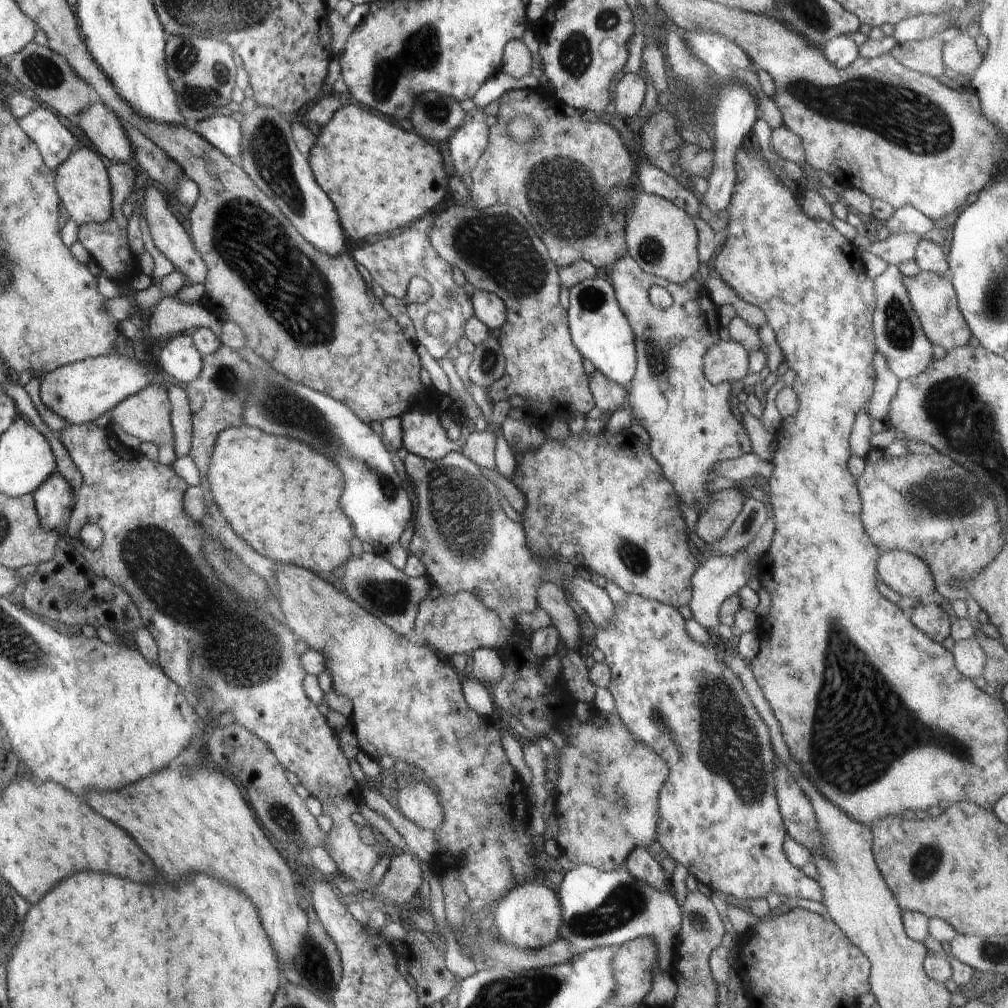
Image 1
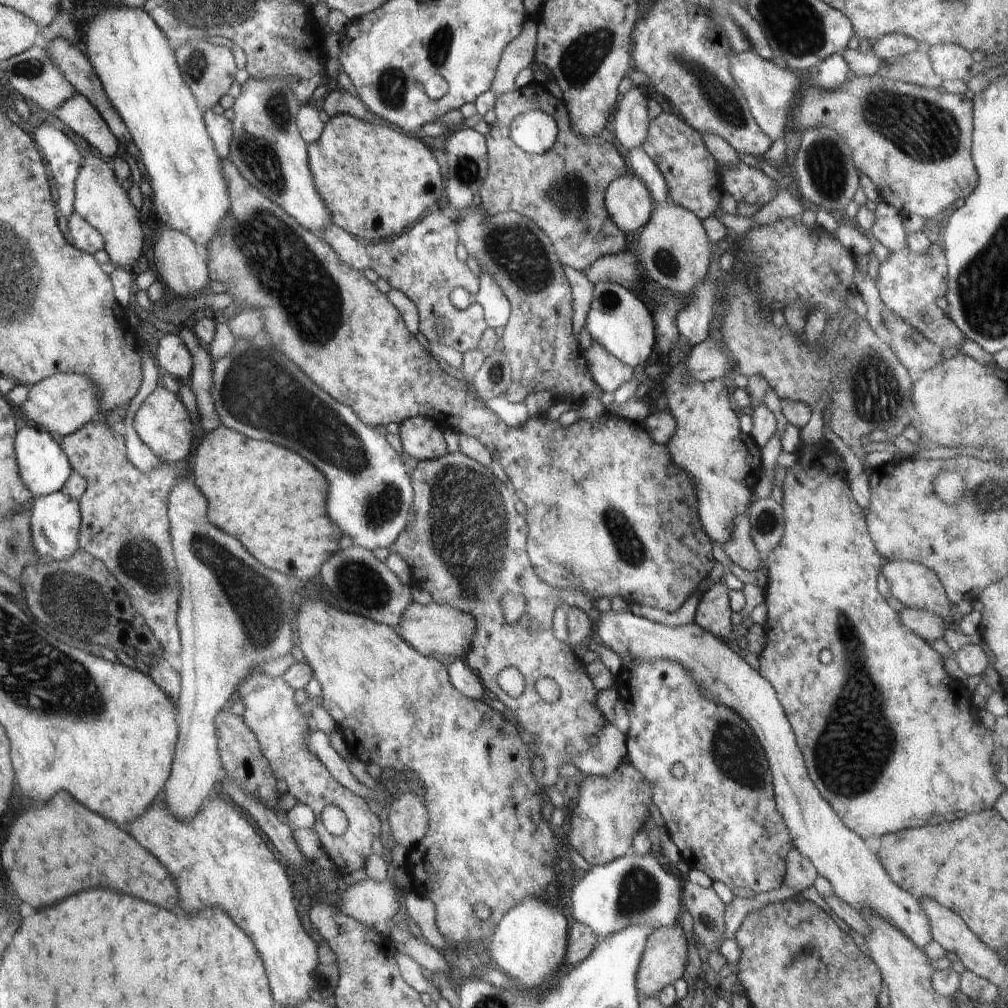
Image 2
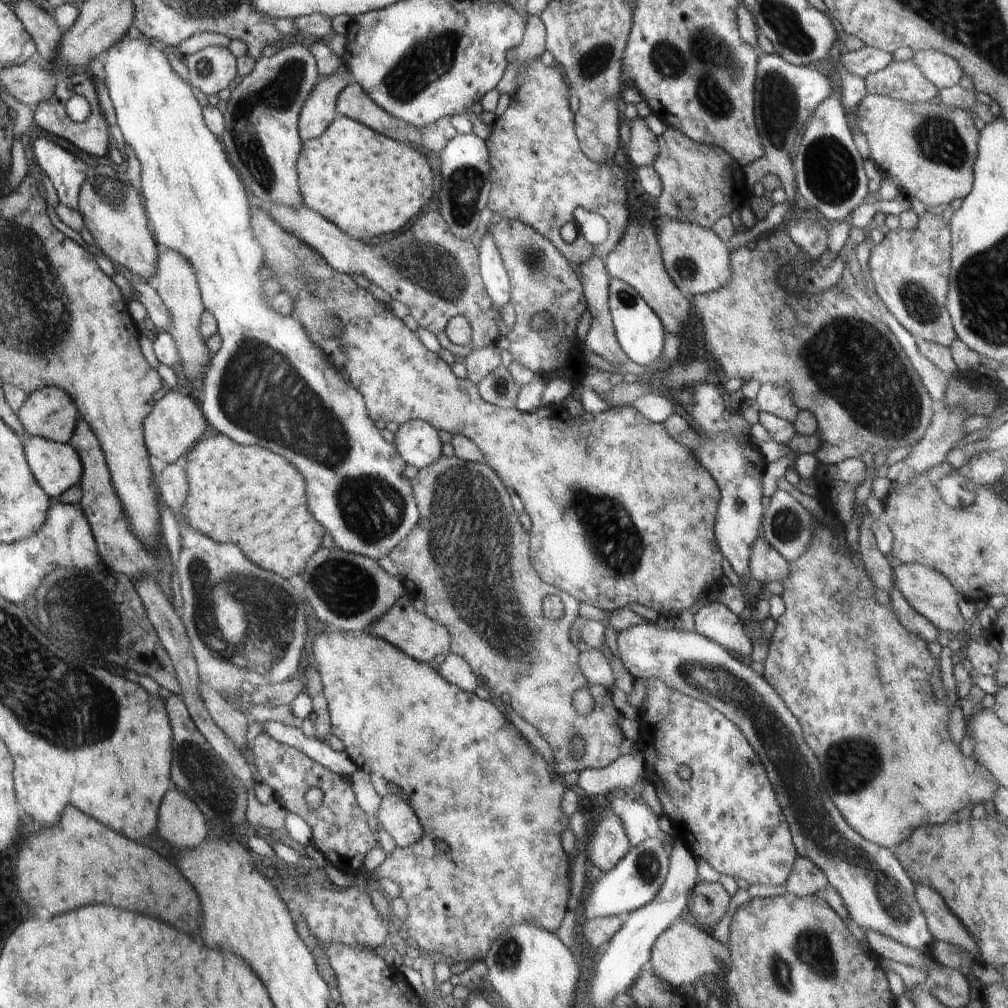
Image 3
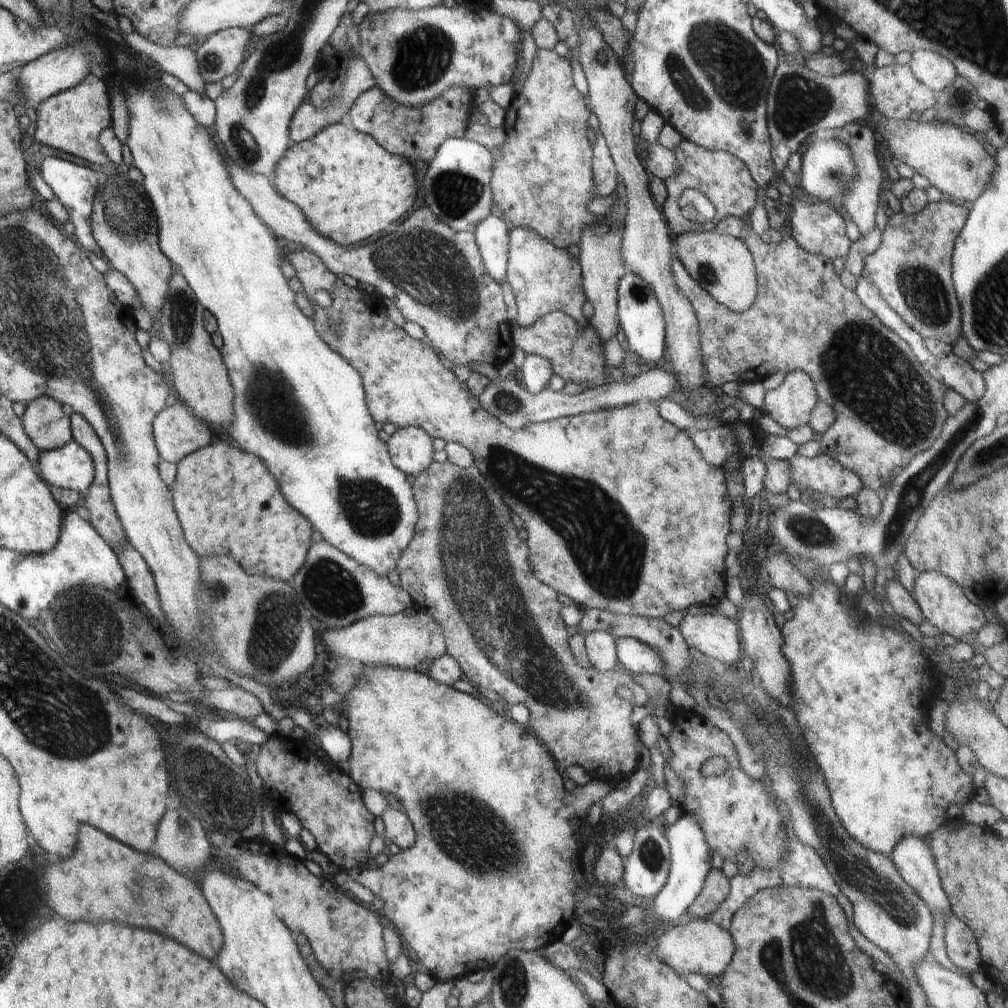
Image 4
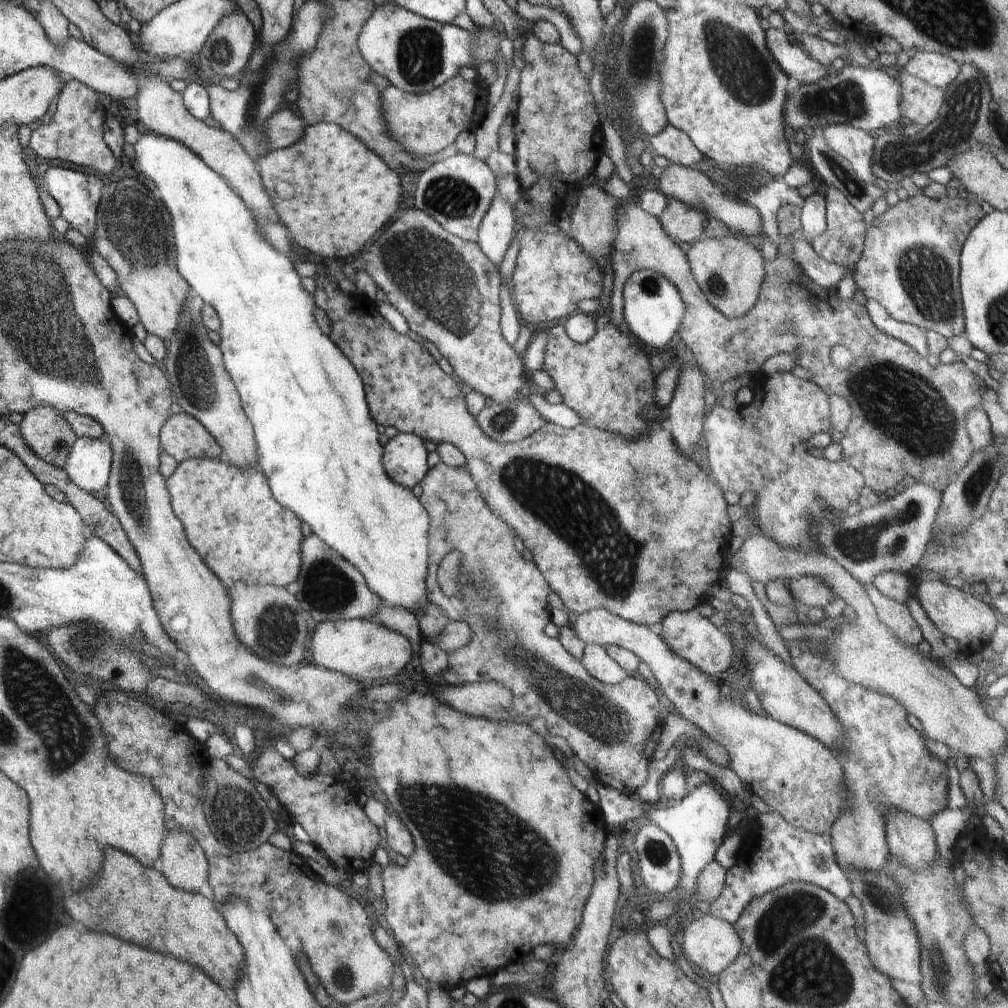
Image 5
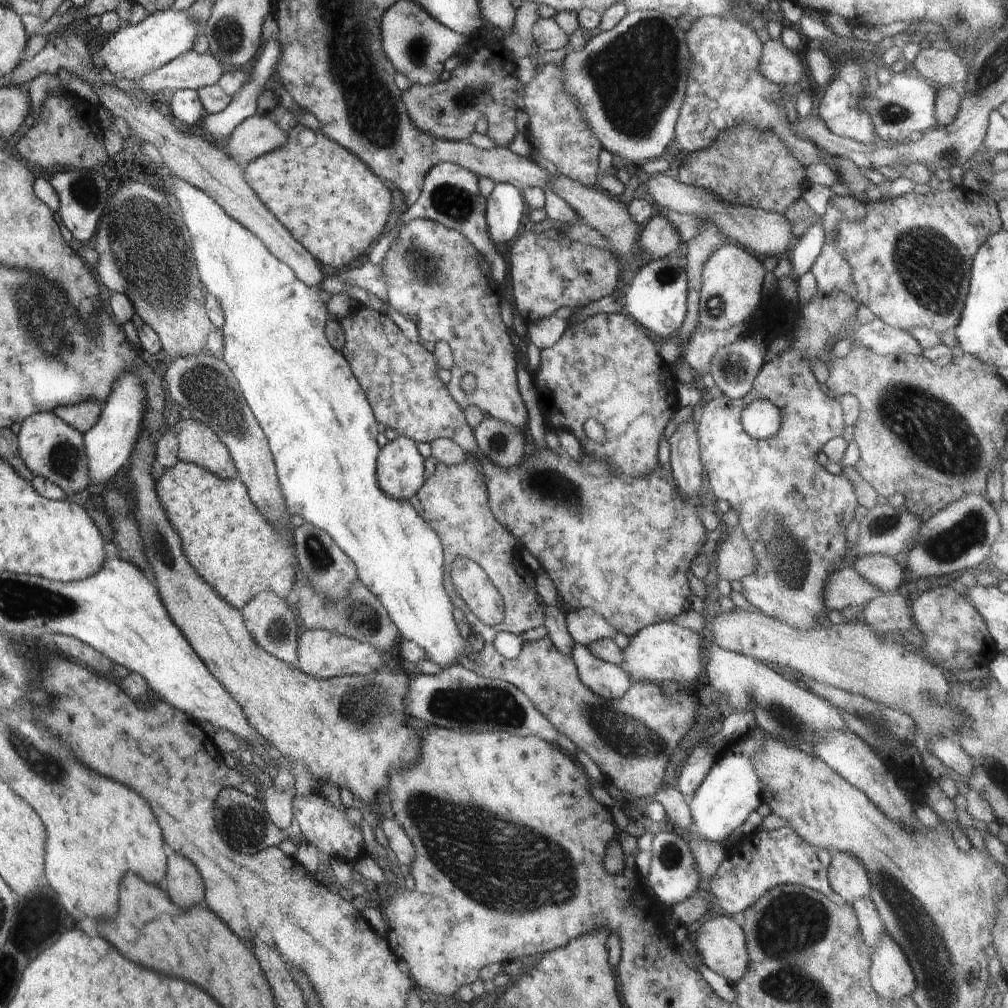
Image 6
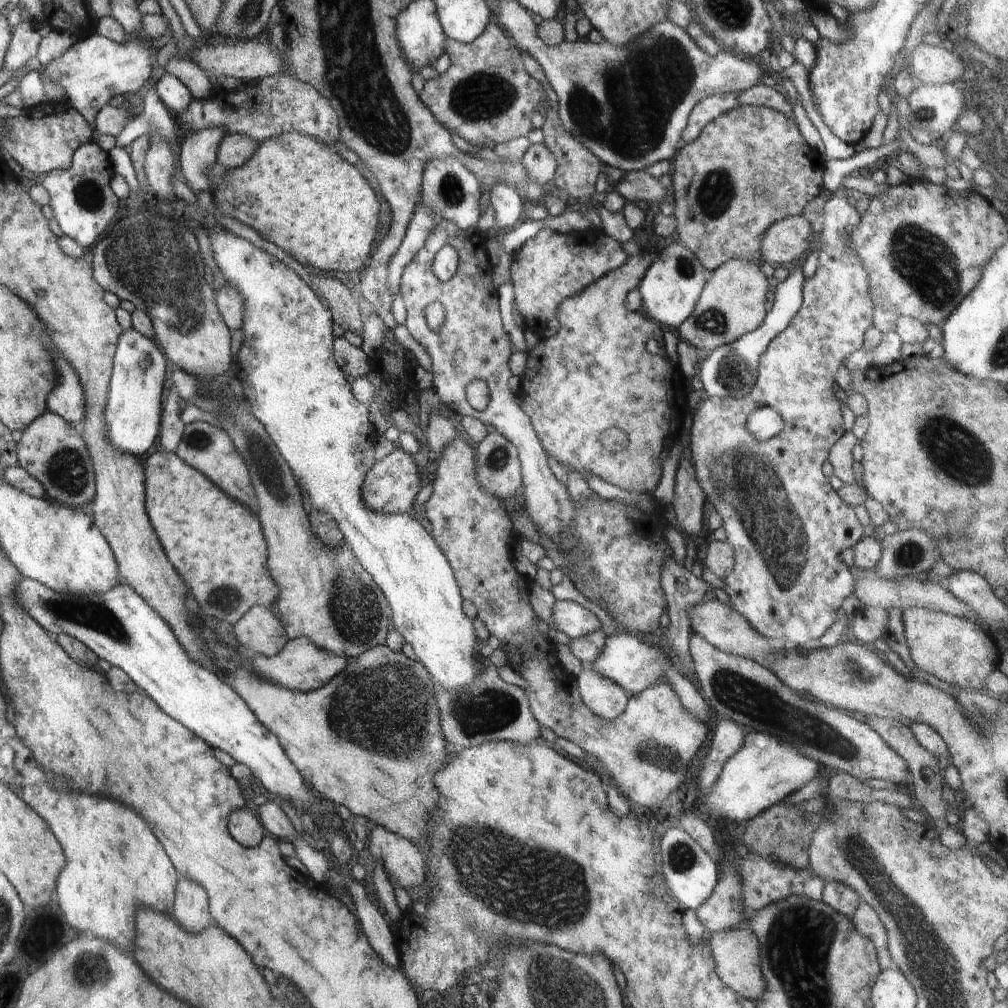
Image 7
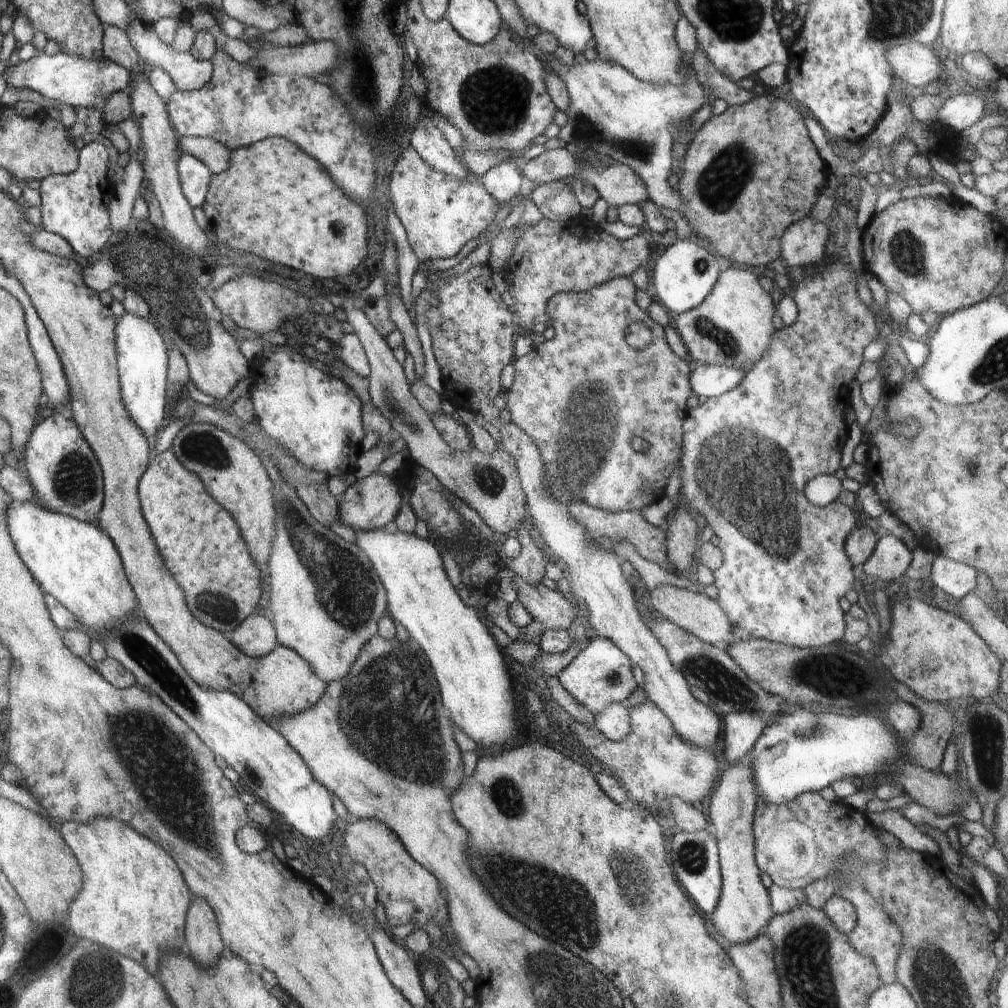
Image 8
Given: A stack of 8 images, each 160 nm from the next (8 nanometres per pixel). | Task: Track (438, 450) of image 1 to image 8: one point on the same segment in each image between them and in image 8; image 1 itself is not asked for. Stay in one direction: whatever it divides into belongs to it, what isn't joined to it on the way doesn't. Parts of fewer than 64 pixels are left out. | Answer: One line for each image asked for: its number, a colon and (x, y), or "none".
2: (422, 438)
3: (418, 443)
4: (410, 449)
5: (404, 458)
6: (400, 468)
7: (391, 485)
8: (371, 503)

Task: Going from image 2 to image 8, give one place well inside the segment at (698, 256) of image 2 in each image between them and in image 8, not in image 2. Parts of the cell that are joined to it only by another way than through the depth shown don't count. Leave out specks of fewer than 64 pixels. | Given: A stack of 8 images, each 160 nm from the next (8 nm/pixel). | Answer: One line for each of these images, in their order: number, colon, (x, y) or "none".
3: (698, 261)
4: (721, 264)
5: (729, 270)
6: (732, 279)
7: (731, 304)
8: (733, 326)

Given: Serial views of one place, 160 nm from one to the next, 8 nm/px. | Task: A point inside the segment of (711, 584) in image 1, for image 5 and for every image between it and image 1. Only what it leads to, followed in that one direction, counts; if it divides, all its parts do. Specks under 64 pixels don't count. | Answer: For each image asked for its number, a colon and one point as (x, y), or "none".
2: (713, 614)
3: (714, 621)
4: (717, 637)
5: (693, 638)

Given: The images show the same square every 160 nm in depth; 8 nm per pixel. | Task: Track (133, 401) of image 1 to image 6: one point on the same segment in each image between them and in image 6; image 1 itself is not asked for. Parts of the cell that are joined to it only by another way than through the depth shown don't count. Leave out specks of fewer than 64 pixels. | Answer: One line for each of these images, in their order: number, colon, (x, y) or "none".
2: (162, 422)
3: (175, 425)
4: (178, 432)
5: (183, 437)
6: (198, 444)

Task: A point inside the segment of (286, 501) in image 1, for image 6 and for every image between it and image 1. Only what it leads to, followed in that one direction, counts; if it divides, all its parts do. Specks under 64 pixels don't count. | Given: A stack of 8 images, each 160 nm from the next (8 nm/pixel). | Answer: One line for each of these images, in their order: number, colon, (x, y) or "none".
2: (277, 509)
3: (246, 495)
4: (218, 517)
5: (210, 496)
6: (231, 544)

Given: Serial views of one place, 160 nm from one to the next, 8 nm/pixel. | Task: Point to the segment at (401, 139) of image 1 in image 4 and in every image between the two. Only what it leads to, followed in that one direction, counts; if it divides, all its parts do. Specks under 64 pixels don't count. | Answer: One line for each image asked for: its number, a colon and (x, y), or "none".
2: (365, 168)
3: (344, 175)
4: (348, 188)

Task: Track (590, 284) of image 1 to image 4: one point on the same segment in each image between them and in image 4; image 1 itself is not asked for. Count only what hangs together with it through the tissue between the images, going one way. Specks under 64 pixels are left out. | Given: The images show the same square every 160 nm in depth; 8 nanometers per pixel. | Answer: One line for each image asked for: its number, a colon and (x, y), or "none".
2: (620, 321)
3: (639, 332)
4: (642, 326)

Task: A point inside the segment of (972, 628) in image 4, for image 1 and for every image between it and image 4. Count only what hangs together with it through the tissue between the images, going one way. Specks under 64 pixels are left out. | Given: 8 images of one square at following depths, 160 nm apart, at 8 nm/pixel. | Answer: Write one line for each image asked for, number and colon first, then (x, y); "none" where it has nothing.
1: (905, 573)
2: (915, 585)
3: (928, 591)

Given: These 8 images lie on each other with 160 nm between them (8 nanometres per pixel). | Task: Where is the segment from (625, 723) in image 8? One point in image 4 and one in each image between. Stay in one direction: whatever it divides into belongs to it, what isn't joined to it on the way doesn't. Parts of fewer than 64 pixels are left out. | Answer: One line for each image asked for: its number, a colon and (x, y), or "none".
4: (600, 647)
5: (598, 663)
6: (606, 679)
7: (607, 700)

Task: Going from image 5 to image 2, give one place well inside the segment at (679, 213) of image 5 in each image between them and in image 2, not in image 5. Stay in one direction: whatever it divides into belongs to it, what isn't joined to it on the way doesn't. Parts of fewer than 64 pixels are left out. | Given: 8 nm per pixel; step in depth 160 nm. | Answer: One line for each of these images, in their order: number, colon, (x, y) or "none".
2: (692, 174)
3: (707, 173)
4: (725, 180)

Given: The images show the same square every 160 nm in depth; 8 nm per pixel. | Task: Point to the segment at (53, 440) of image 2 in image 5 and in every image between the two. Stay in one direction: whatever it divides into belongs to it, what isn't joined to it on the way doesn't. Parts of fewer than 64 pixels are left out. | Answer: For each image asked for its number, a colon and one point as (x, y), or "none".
3: (57, 466)
4: (71, 467)
5: (89, 465)

